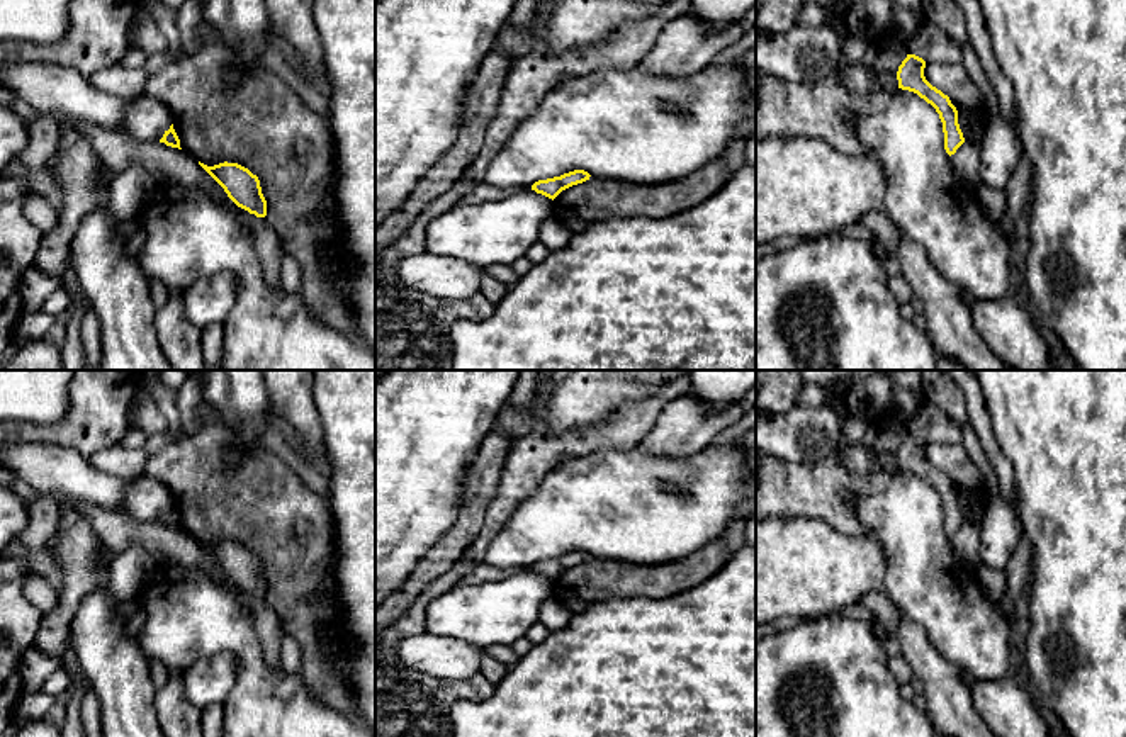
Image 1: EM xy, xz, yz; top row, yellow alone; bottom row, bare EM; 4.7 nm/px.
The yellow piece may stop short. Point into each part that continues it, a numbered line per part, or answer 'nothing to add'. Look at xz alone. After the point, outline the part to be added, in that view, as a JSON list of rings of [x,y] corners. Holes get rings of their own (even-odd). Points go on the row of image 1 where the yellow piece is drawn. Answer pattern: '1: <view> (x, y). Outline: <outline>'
nothing to add

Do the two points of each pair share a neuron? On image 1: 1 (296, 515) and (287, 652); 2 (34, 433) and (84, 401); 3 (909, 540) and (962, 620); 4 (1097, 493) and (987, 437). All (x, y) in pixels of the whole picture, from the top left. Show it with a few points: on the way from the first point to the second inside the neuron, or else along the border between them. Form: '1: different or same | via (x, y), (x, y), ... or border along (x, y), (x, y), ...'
1: different | border along (286, 632), (299, 646), (301, 673)
2: same | via (48, 433), (58, 433), (77, 415)
3: same | via (919, 561), (923, 578), (945, 600)
4: different | border along (985, 403), (996, 444), (1014, 478)

